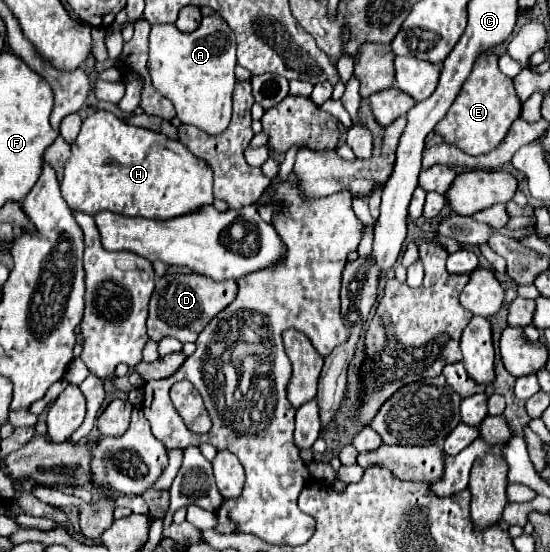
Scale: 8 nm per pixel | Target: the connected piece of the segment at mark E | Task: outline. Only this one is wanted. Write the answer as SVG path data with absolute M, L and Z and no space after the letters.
M488 50L476 58L470 76L462 84L462 90L452 102L446 116L436 124L434 134L442 136L446 144L456 146L470 156L488 154L500 146L512 122L520 118L520 110L522 110L522 102L516 96L512 78L500 72L498 54Z

